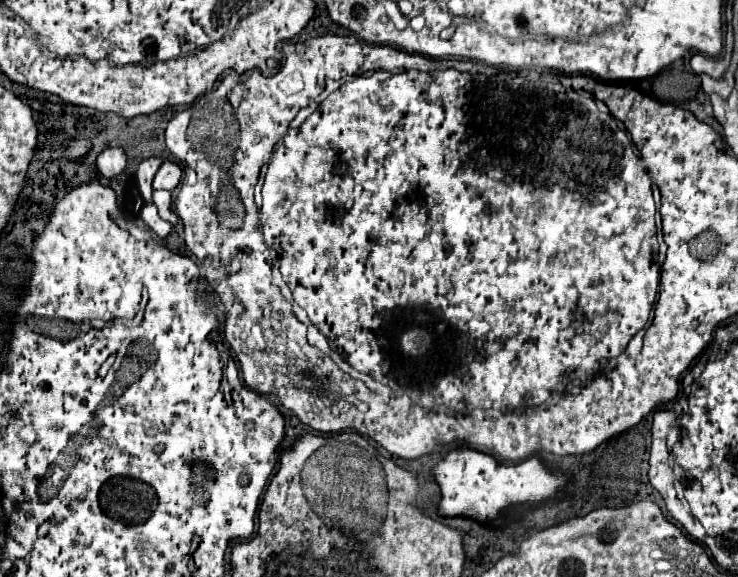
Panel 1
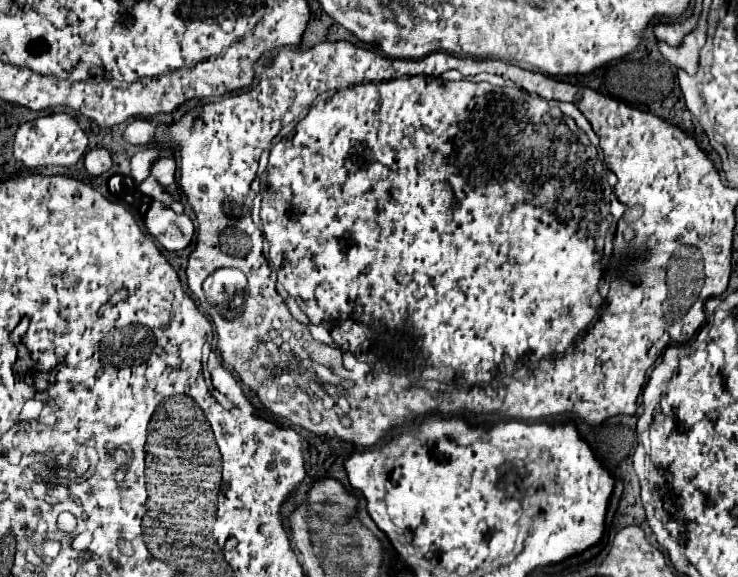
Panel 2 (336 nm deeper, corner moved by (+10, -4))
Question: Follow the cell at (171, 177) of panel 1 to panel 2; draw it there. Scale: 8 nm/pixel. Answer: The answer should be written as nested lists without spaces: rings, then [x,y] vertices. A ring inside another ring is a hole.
[[[158,158],[152,166],[152,176],[160,180],[164,190],[168,190],[174,198],[178,198],[178,184],[176,184],[176,160],[174,158]]]

